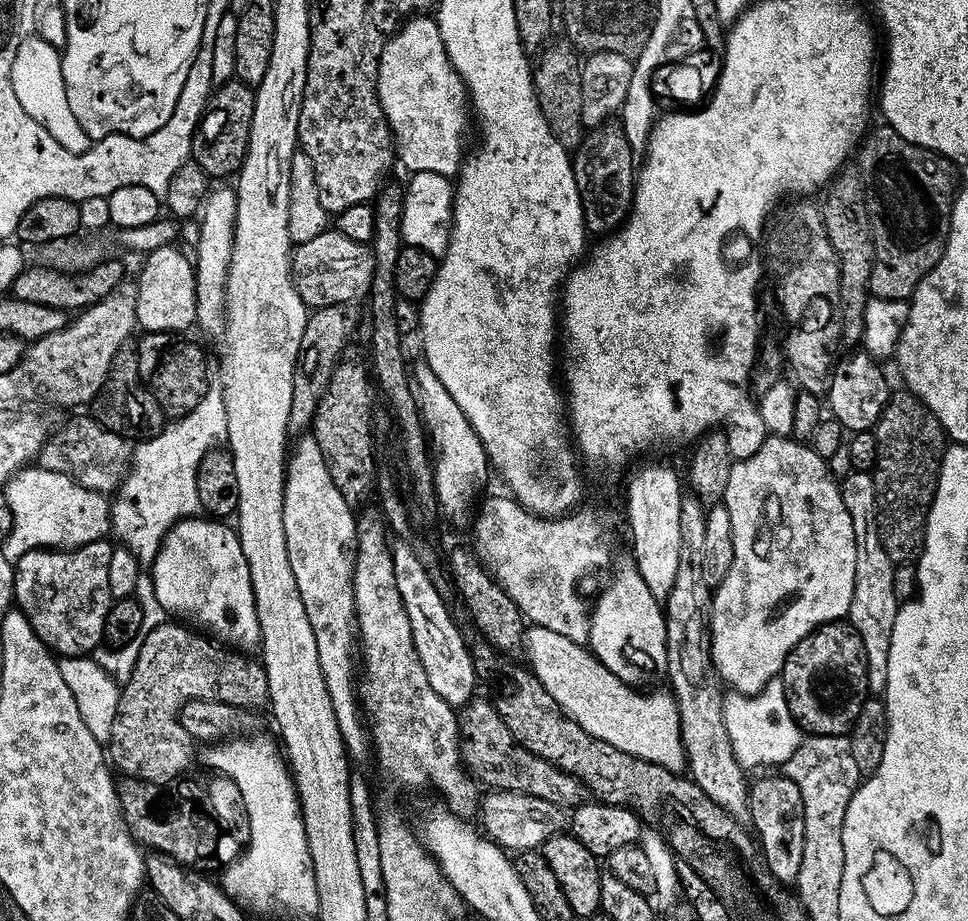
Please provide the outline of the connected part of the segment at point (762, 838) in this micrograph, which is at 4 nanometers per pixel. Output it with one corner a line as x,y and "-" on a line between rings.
783,774
764,776
757,784
755,781
749,787
748,809
752,815
751,831
758,841
770,874
780,884
795,885
798,870
802,870
802,850
806,846
804,807
802,796
798,794
798,786
794,786
792,779

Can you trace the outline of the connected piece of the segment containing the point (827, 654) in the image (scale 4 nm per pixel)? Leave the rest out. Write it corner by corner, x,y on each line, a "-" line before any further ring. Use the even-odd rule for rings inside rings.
848,622
820,625
789,650
782,665
783,680
783,703
805,733
847,736
870,696
862,638

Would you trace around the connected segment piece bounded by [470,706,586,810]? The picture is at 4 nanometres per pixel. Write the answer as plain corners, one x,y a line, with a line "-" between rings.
491,706
476,708
472,712
472,760
470,756
470,768
478,777
479,783
484,786
489,784
487,787
492,790
521,792
534,798
544,798
546,802
554,802
559,808
565,810
571,810
576,805
585,803
586,800
586,789
581,780
574,779
573,776
566,774
558,766
546,762
546,758
542,758
538,754
530,754
530,750
526,750
521,744
518,744
510,734
510,730
506,730
506,722
502,722
498,710

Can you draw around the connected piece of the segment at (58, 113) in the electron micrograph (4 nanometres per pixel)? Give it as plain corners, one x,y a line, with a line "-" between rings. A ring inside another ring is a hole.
39,34
25,35
18,46
18,54
12,67
12,85
18,95
25,113
35,116
38,123
53,136
58,143
74,154
82,154
92,147
94,141
87,136
66,102
66,86
62,71
62,56
57,45
50,43

